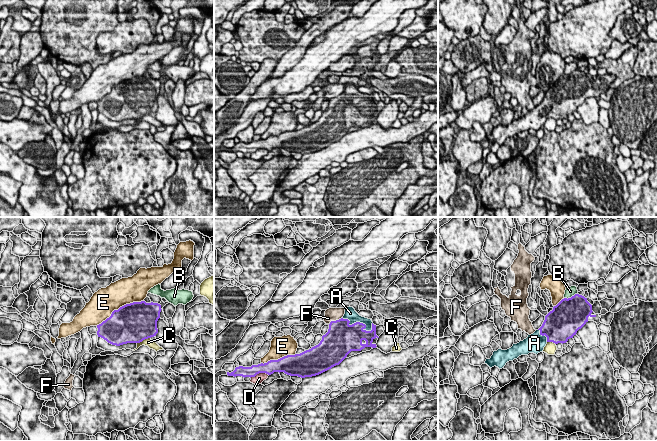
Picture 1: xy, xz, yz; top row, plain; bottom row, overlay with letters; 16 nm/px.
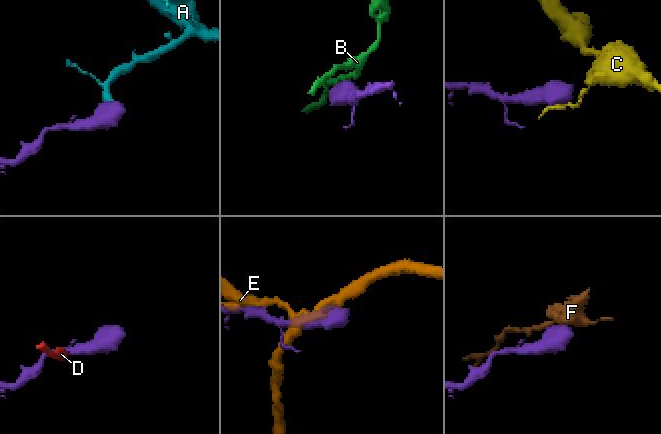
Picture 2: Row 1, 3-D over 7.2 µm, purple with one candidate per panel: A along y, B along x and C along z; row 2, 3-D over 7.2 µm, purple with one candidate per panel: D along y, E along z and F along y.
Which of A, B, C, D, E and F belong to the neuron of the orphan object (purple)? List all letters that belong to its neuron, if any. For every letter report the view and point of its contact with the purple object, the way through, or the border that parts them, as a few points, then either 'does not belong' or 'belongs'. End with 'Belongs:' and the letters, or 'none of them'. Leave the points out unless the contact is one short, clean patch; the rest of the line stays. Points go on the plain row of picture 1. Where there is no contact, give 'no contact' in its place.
A: xz (358, 98) | belongs
B: yz (571, 73) | along yz (576, 69), (564, 74) | does not belong
C: xy (143, 115) | does not belong
D: xz (259, 148) | along xz (268, 150), (257, 149), (250, 153) | does not belong
E: xy (120, 83) | does not belong
F: xz (334, 97) | along xz (341, 93), (332, 96), (329, 100) | does not belong
Belongs: A

